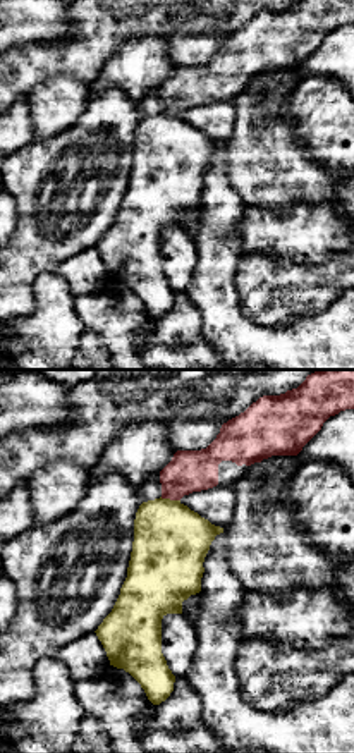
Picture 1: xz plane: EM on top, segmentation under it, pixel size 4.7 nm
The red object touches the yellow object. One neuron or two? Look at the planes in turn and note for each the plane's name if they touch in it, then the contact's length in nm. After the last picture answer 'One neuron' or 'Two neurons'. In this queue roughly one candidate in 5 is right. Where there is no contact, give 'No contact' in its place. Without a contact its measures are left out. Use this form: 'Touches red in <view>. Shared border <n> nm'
Touches red in xz. Shared border 100 nm

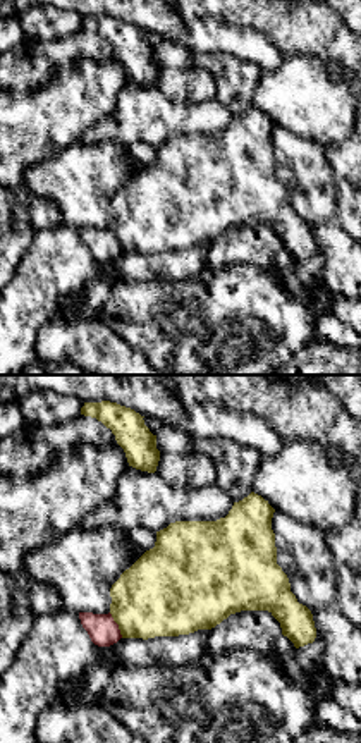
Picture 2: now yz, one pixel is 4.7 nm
Touches red in yz. Shared border 140 nm

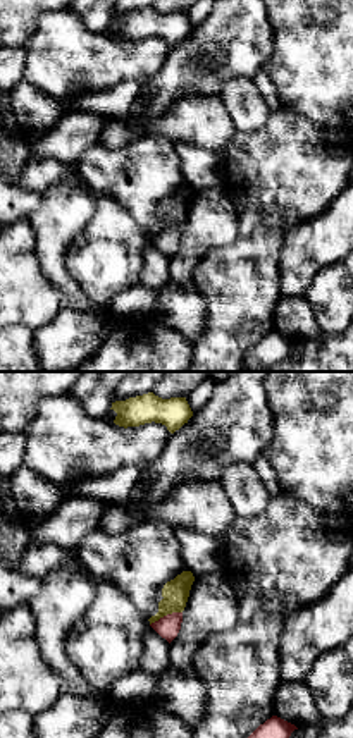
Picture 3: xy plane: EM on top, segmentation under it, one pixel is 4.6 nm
Touches red in xy. Shared border 170 nm

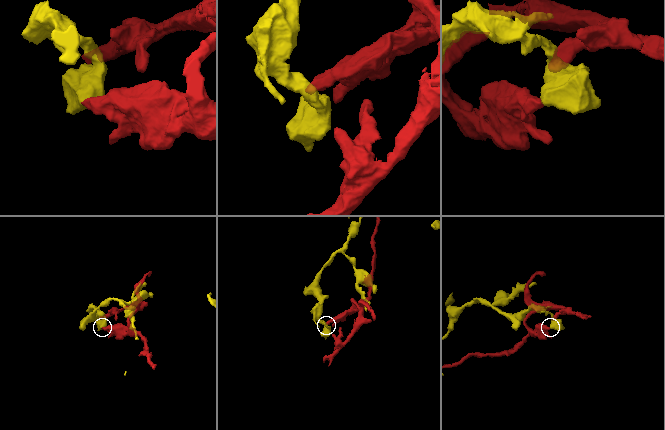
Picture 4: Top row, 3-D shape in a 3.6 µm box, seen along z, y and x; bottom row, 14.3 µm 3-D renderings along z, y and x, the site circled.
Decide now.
Two neurons

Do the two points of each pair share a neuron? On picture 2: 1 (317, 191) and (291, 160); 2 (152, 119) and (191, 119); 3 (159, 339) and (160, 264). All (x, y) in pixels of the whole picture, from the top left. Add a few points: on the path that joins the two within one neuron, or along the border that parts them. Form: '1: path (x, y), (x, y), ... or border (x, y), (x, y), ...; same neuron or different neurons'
1: path (312, 184), (298, 167); same neuron
2: path (162, 119), (181, 119); same neuron
3: border (200, 272), (181, 279), (124, 281), (121, 284); different neurons

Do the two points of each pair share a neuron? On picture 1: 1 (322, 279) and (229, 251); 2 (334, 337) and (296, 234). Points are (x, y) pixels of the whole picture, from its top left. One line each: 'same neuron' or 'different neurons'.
1: different neurons
2: different neurons

